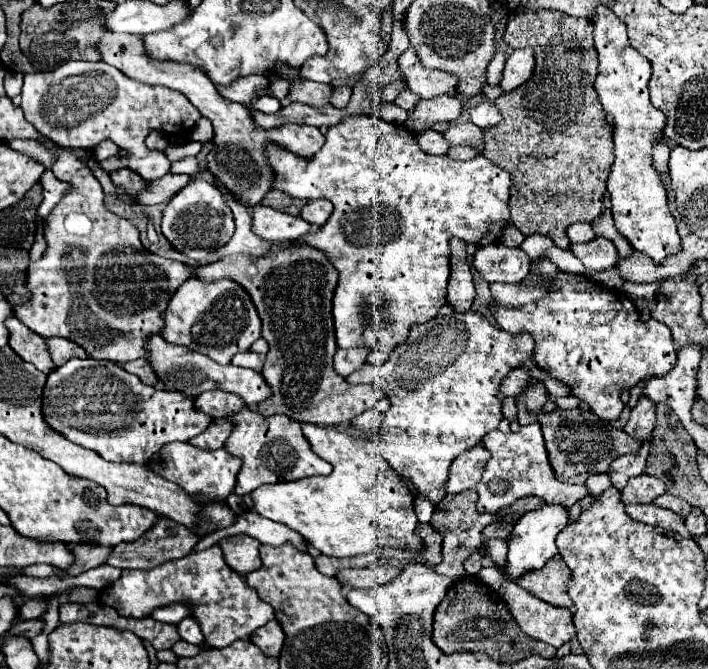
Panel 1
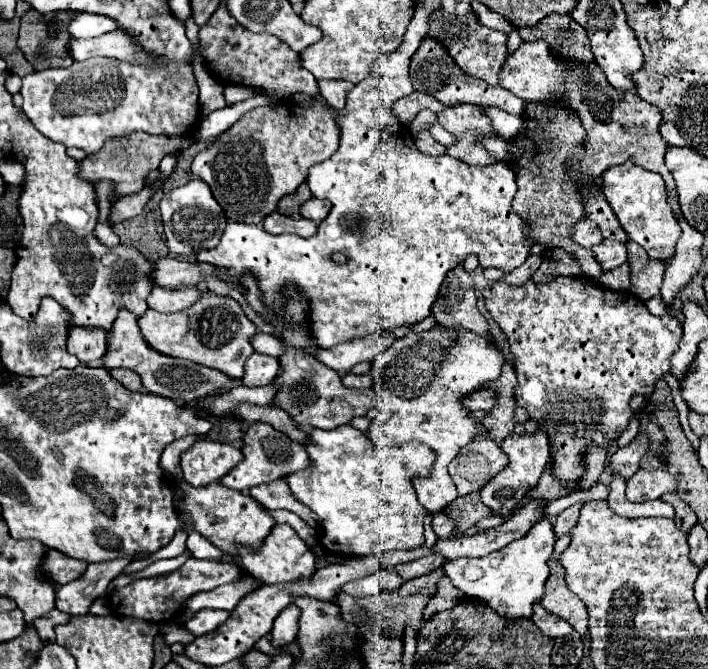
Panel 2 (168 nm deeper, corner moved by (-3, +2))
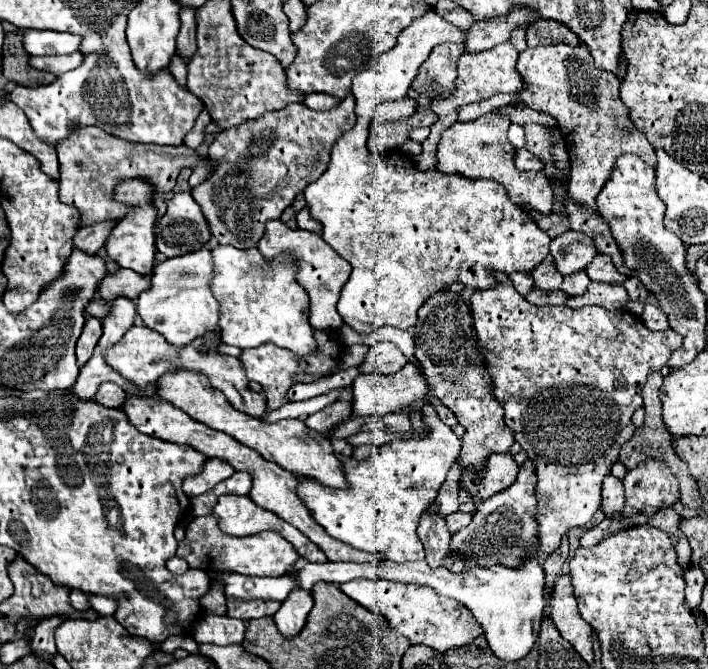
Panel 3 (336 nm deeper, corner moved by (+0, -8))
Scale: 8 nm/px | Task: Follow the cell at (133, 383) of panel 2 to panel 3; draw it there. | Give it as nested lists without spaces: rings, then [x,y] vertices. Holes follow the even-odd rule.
[[[103,382],[95,394],[95,400],[103,406],[111,406],[111,408],[121,408],[127,400],[127,394],[113,382]]]

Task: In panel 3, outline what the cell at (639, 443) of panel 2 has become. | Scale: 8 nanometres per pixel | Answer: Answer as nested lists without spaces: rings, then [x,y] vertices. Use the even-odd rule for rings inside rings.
[[[609,474],[603,482],[603,512],[605,514],[611,514],[611,512],[621,512],[623,510],[623,504],[625,504],[625,498],[623,498],[623,480],[619,480],[617,476]]]

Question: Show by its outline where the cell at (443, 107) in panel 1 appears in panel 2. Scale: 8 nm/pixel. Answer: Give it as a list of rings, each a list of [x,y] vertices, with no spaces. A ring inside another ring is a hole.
[[[472,104],[450,106],[438,114],[438,120],[444,130],[456,136],[456,144],[446,150],[452,158],[474,166],[488,166],[496,162],[496,158],[480,144],[482,136],[498,136],[490,118],[484,114],[484,108]]]

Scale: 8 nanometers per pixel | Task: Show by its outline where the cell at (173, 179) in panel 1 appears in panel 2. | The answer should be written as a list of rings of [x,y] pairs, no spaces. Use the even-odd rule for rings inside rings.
[[[150,184],[150,186],[146,186],[142,192],[134,194],[134,196],[118,198],[118,200],[112,204],[112,214],[108,216],[108,220],[110,220],[112,224],[116,224],[116,222],[130,220],[132,216],[138,216],[138,214],[144,210],[146,202],[152,198],[154,192],[156,192],[156,188],[154,188],[154,184]]]

